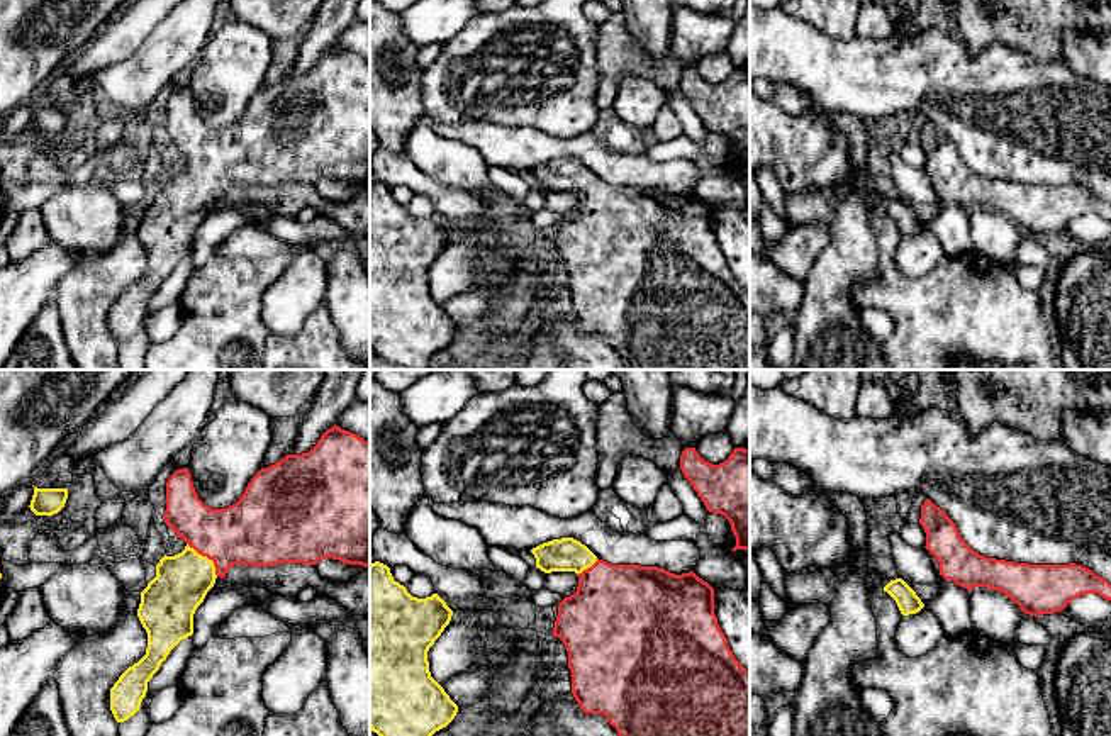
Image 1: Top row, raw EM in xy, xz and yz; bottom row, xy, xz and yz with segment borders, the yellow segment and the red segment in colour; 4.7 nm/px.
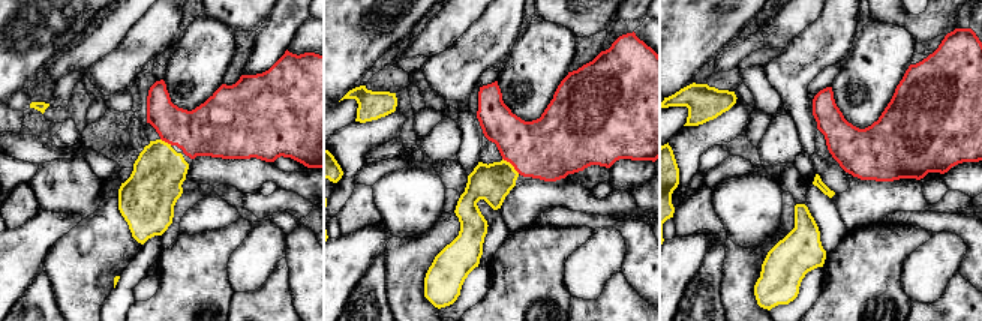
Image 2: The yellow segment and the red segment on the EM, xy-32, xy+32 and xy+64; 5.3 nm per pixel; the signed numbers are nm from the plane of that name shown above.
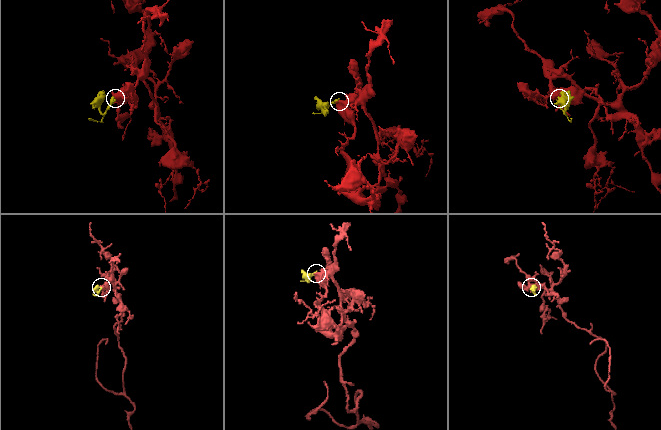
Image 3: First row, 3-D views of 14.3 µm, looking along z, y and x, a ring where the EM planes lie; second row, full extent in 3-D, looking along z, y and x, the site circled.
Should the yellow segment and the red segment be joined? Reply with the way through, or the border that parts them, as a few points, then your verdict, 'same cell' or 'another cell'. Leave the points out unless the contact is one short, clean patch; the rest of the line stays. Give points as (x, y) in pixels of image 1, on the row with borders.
way xy (182, 582), (206, 557), (226, 536), (251, 531); same cell

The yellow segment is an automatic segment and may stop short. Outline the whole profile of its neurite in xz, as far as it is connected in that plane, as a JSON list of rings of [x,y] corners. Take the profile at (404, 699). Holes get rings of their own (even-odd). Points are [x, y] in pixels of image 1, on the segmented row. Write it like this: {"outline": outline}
{"outline": [[[380,561],[370,565],[370,729],[378,736],[433,736],[456,716],[458,705],[431,677],[427,651],[449,624],[453,611],[433,594],[426,599],[412,597],[394,580],[390,568]]]}

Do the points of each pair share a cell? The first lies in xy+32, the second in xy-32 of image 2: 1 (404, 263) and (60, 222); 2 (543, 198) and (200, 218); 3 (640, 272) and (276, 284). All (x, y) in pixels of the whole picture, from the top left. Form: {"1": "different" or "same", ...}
{"1": "different", "2": "different", "3": "different"}

